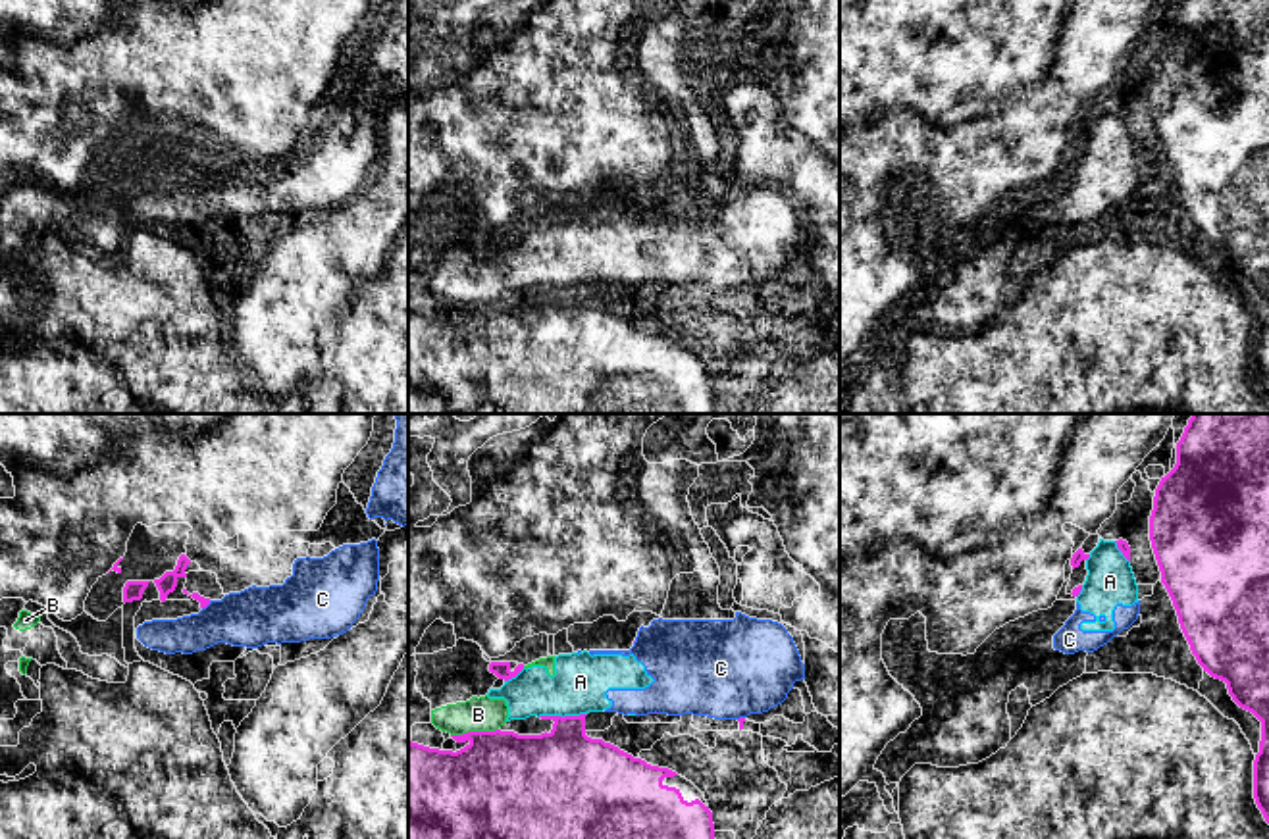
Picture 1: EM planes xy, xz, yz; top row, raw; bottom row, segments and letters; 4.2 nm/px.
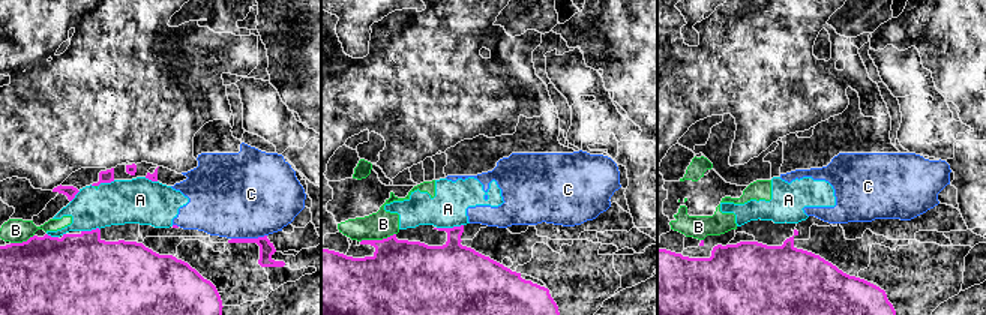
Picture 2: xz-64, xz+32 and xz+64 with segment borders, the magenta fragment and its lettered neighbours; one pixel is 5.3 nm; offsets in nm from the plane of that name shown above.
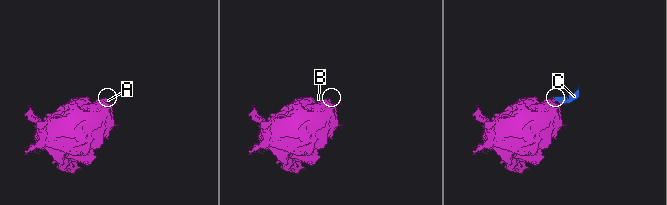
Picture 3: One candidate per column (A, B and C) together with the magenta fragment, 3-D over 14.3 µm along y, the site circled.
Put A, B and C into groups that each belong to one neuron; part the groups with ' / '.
A B C

